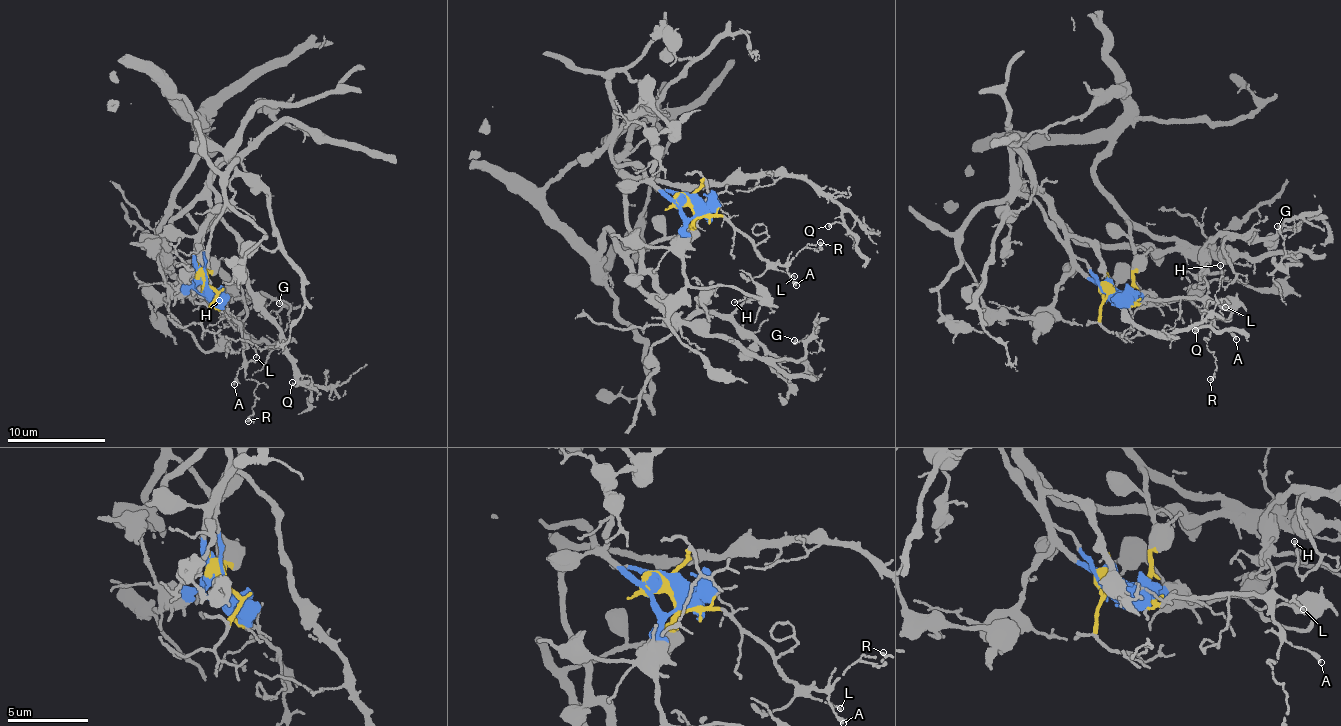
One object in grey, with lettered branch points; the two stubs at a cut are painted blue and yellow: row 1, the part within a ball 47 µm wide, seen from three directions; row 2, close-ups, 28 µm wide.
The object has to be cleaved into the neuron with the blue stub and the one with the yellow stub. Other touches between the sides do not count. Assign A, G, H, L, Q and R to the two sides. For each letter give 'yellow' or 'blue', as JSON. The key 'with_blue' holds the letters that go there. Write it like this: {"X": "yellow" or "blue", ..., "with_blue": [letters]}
{"A": "yellow", "G": "blue", "H": "blue", "L": "yellow", "Q": "blue", "R": "yellow", "with_blue": ["G", "H", "Q"]}

